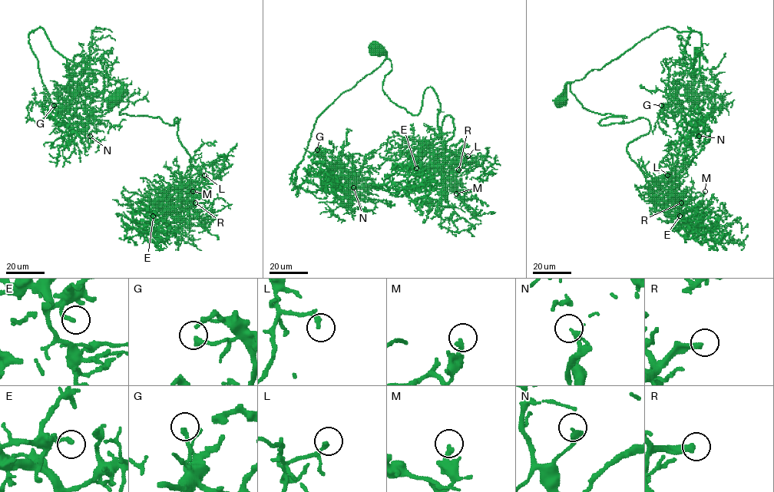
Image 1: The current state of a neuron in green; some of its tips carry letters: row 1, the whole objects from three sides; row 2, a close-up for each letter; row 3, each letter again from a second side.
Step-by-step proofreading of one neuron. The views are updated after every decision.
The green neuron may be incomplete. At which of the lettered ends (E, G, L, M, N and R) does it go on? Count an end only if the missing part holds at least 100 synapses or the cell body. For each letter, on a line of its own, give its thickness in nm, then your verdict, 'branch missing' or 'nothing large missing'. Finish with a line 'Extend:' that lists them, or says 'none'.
E: calibre 220 nm; nothing large missing
G: calibre 240 nm; nothing large missing
L: calibre 150 nm; nothing large missing
M: calibre 260 nm; nothing large missing
N: calibre 300 nm; nothing large missing
R: calibre 340 nm; branch missing
Extend: R

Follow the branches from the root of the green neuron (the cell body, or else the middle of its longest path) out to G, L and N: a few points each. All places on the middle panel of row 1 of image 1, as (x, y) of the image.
G: (377, 49), (384, 52), (385, 61), (317, 119), (292, 190), (316, 192), (322, 187), (328, 170), (317, 150)
L: (377, 49), (384, 94), (417, 115), (431, 87), (441, 139), (445, 116), (454, 127), (434, 153), (468, 156)
N: (377, 49), (384, 52), (385, 61), (317, 119), (292, 190), (316, 192), (325, 179), (353, 187)

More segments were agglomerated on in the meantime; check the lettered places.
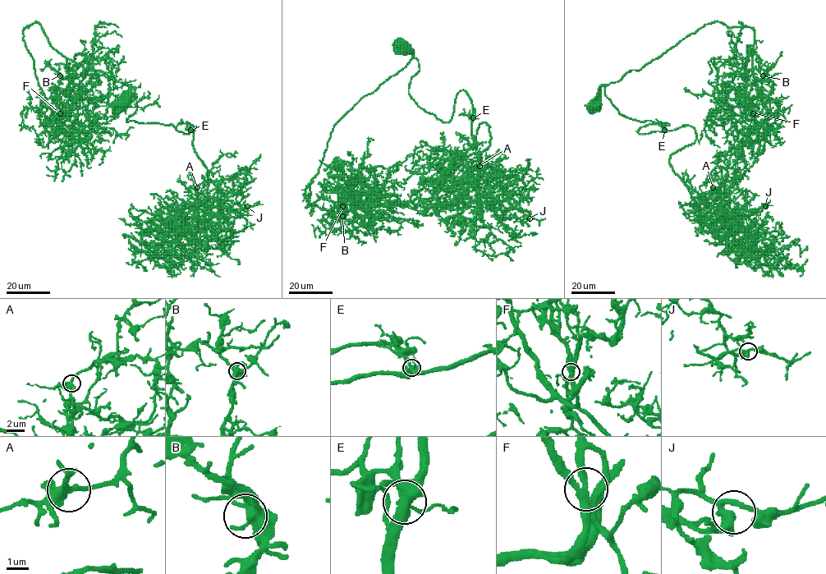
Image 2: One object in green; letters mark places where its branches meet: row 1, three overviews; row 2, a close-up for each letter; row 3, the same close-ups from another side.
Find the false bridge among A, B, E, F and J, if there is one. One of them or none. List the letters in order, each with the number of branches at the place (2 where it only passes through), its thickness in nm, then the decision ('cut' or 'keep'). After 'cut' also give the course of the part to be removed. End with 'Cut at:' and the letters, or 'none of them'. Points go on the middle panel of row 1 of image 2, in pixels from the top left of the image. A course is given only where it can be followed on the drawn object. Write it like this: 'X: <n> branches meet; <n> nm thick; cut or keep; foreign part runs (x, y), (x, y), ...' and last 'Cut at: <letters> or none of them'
A: 4 branches meet; 360 nm thick; keep
B: 5 branches meet; 440 nm thick; keep
E: 5 branches meet; 440 nm thick; keep
F: 5 branches meet; 340 nm thick; keep
J: 4 branches meet; 340 nm thick; keep
Cut at: none of them

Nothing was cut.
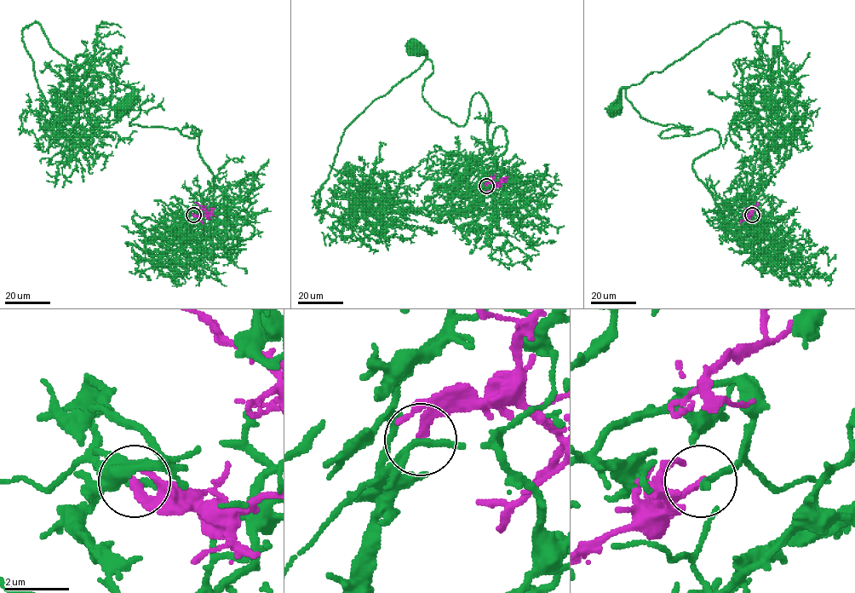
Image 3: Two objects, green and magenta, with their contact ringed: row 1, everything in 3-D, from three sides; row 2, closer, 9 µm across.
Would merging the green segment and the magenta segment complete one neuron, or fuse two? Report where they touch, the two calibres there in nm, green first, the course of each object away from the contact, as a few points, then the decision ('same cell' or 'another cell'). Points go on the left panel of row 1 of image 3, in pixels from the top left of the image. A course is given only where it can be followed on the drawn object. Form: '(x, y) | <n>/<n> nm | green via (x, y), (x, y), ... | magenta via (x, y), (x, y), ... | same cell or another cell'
(193, 215) | 190/220 nm | green via (192, 215), (189, 227), (214, 193), (199, 131), (129, 124), (140, 112), (133, 89), (123, 109) | magenta via (192, 215), (201, 217), (206, 214), (193, 202) | another cell

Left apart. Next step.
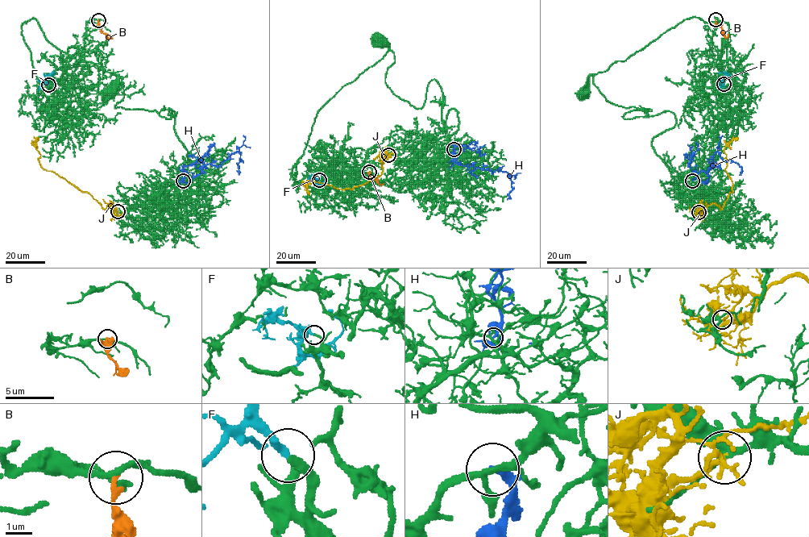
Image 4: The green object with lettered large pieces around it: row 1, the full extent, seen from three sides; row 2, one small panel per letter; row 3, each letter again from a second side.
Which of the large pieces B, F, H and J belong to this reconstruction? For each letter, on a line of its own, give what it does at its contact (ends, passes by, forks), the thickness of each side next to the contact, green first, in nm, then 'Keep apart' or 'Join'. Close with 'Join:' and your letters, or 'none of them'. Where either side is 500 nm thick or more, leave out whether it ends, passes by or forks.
B: It ends there. Thickness 160 nm (green) against 220 nm. Keep apart
F: It ends there. Thickness 300 nm (green) against 320 nm. Join
H: It ends there. Thickness 220 nm (green) against 240 nm. Keep apart
J: It ends there. Thickness 240 nm (green) against 240 nm. Keep apart
Join: F

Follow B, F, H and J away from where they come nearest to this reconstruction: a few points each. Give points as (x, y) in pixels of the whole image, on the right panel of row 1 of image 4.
B: (715, 19), (723, 35), (728, 37), (728, 34)
F: (723, 85), (722, 79), (727, 74), (718, 73)
H: (692, 181), (699, 178), (703, 183), (708, 179), (716, 151), (723, 160), (741, 167), (739, 174)
J: (698, 212), (712, 203), (721, 209), (732, 191), (732, 180), (725, 170), (727, 160), (723, 148), (738, 137)

